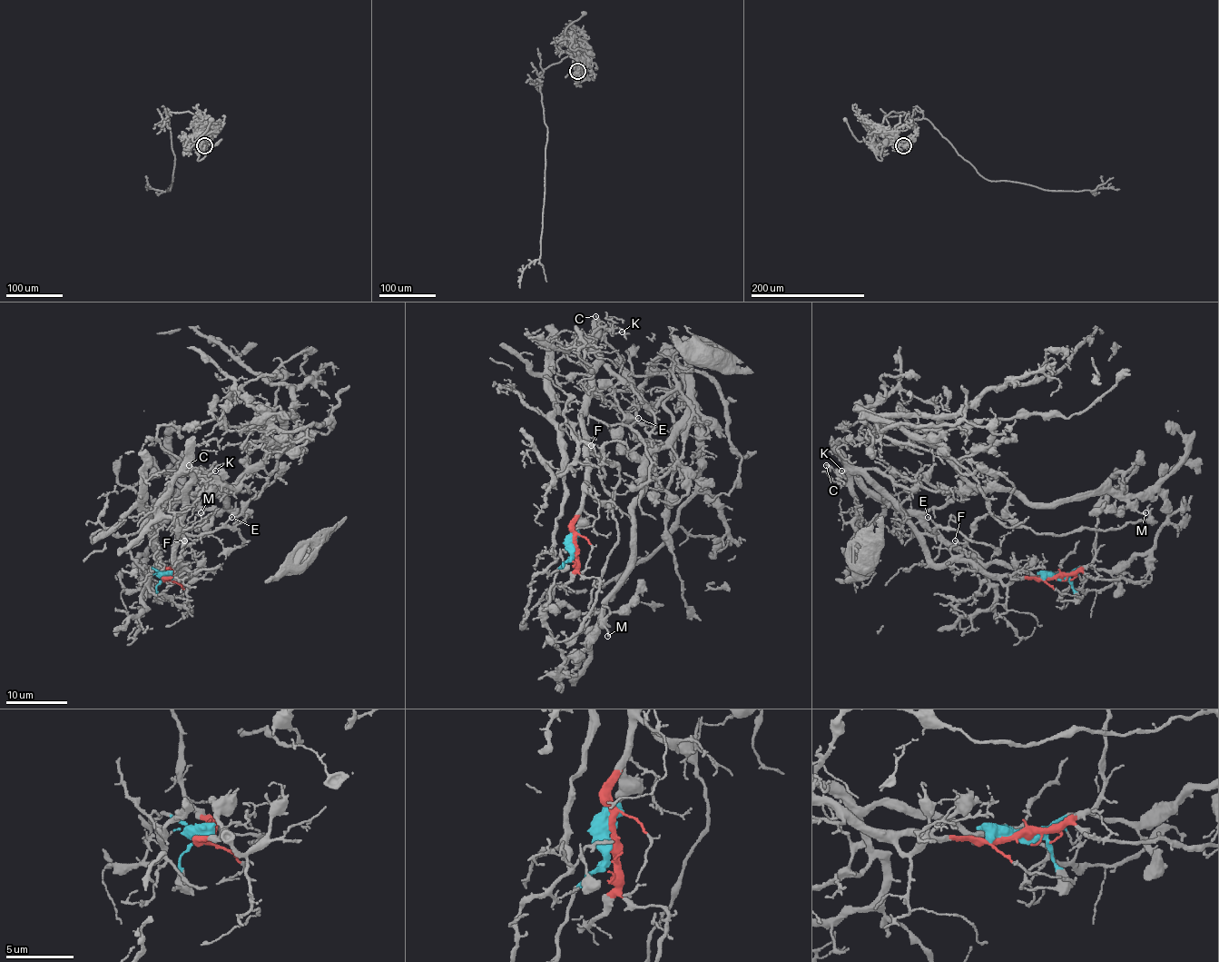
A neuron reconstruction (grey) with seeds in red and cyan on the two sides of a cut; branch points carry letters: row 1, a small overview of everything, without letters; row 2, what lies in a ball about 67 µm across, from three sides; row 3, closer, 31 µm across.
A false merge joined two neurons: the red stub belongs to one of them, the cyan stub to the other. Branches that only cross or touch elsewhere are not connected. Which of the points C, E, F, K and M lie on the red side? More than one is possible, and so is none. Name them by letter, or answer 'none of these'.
C, E, F, K

